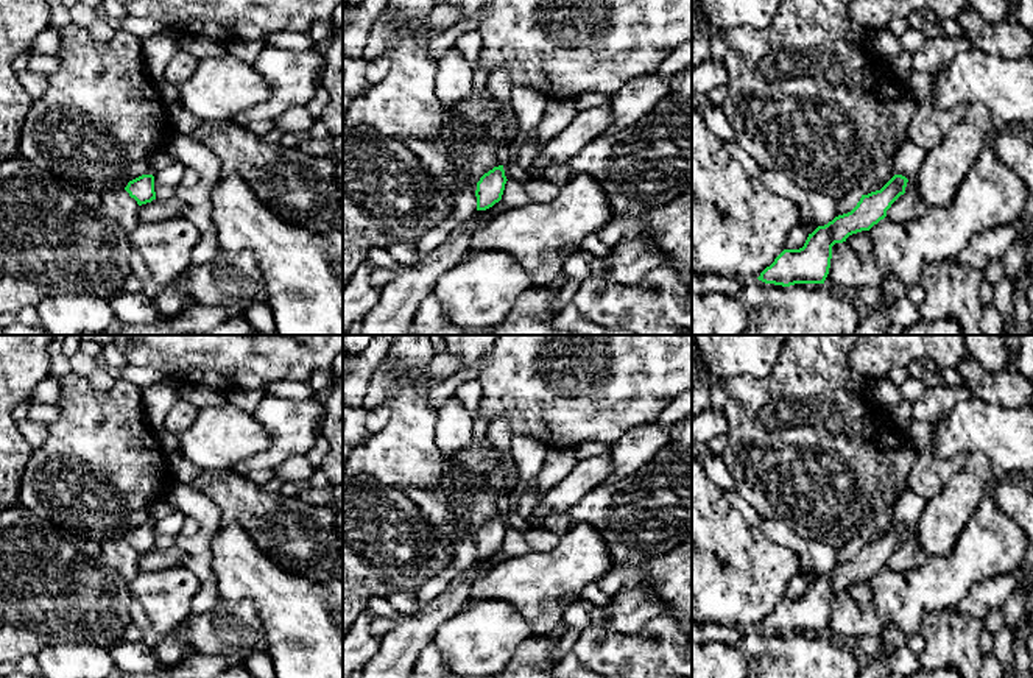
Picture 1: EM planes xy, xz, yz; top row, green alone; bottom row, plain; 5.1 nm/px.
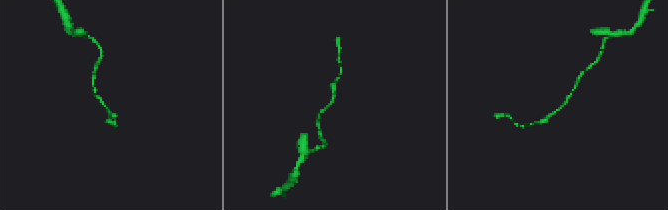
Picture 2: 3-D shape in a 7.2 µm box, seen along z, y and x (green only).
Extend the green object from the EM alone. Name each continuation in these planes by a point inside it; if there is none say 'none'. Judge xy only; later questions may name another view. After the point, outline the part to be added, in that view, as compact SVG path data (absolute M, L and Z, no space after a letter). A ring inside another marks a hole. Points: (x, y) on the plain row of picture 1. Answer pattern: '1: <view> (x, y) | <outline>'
none

